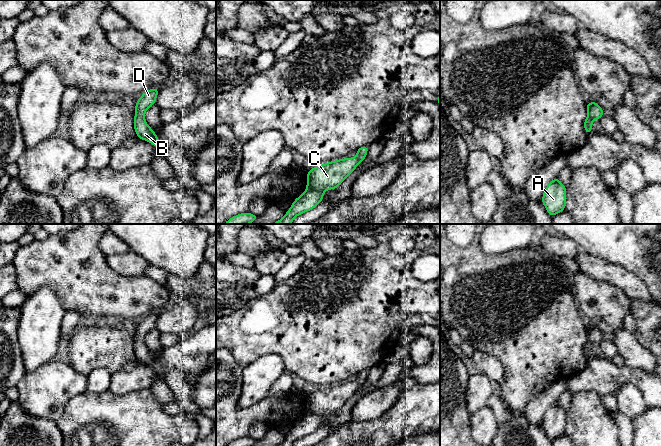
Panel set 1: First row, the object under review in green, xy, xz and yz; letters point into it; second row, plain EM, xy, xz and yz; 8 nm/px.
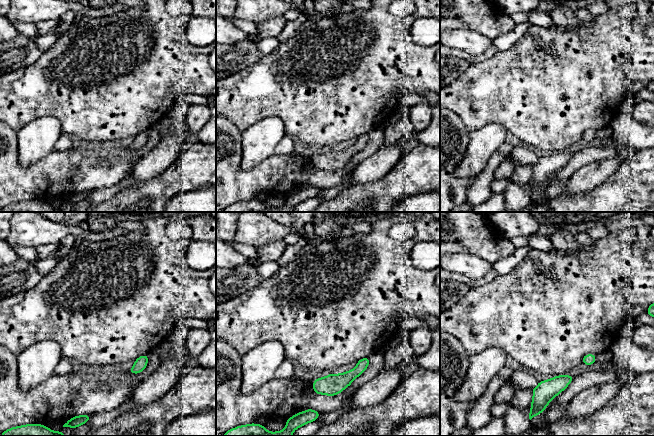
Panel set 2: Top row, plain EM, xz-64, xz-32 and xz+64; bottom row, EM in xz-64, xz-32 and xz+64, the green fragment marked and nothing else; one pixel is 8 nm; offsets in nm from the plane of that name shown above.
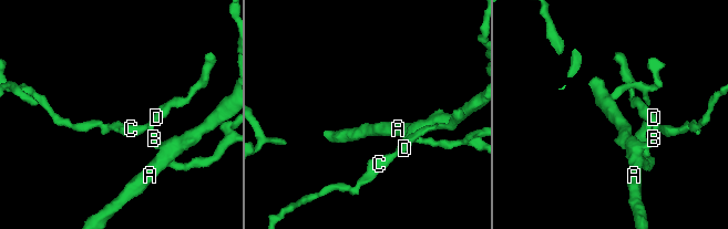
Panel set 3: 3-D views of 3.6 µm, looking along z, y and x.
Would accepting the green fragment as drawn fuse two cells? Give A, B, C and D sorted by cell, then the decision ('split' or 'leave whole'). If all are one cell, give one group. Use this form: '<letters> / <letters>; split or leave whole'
A B C D; leave whole

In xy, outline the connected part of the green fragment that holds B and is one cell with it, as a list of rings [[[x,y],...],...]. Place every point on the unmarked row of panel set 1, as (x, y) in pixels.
[[[154,312],[147,314],[139,322],[135,331],[135,343],[134,343],[134,352],[136,359],[142,363],[152,367],[156,372],[160,371],[160,365],[156,360],[156,357],[153,356],[151,351],[149,351],[145,345],[144,338],[146,334],[155,328],[156,321],[158,319],[159,312]]]

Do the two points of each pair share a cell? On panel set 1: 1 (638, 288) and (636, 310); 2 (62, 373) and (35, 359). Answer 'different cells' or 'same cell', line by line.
1: different cells
2: different cells

